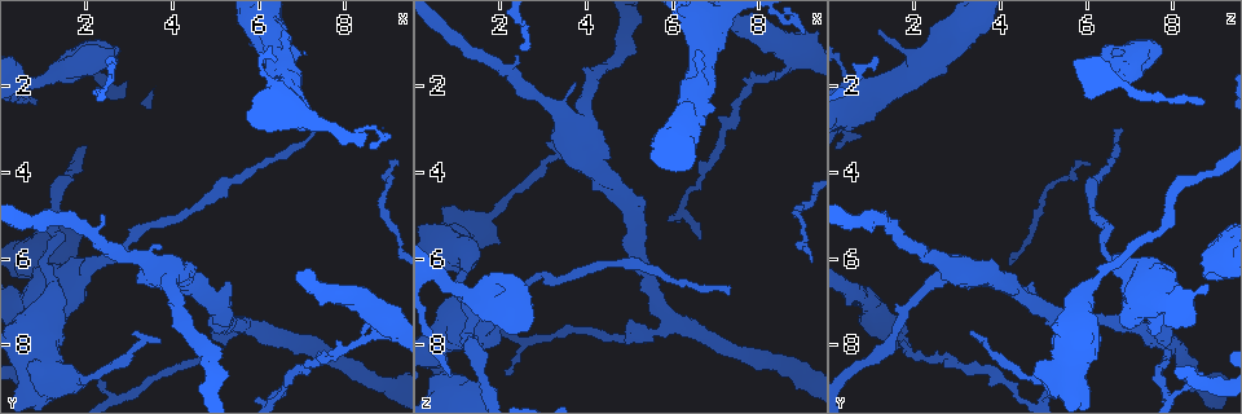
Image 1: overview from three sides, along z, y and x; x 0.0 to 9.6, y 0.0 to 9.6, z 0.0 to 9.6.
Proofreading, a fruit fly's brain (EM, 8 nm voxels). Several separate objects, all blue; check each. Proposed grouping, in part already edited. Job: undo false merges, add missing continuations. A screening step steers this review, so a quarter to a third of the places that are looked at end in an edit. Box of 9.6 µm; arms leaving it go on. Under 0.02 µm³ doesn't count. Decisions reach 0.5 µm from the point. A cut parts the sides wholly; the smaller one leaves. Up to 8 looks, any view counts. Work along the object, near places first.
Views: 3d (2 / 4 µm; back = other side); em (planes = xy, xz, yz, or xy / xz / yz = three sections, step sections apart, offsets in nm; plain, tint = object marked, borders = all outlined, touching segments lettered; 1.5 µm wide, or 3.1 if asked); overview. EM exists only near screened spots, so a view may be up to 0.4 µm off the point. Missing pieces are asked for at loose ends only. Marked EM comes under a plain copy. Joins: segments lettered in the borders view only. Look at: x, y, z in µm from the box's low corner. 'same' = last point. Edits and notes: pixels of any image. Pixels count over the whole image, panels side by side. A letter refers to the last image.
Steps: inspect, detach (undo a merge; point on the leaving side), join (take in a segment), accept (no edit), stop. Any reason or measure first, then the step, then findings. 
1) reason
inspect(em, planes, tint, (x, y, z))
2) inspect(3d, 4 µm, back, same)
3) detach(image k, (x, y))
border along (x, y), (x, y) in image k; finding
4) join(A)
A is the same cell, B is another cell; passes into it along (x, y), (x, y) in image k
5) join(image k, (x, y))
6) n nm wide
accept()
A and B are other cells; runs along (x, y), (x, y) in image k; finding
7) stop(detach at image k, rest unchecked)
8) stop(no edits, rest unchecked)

an open end
inspect(em, yz, step 8, tint, (6.55, 0.70, 1.15))

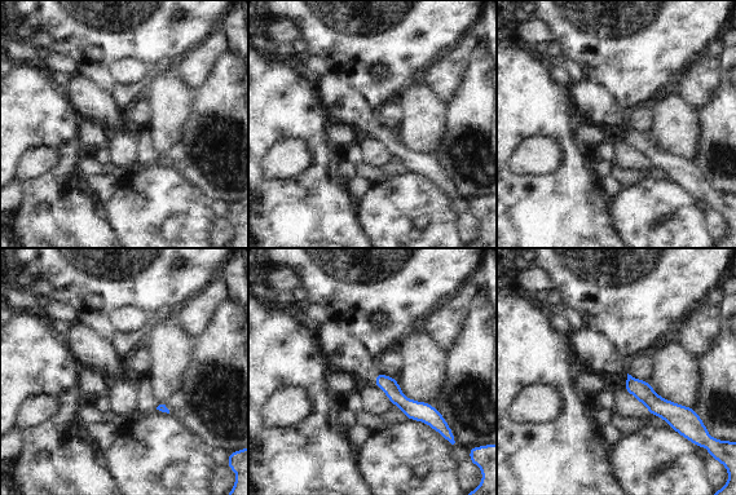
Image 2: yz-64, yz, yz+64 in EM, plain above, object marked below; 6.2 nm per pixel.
inspect(em, yz, step 8, borders, same)

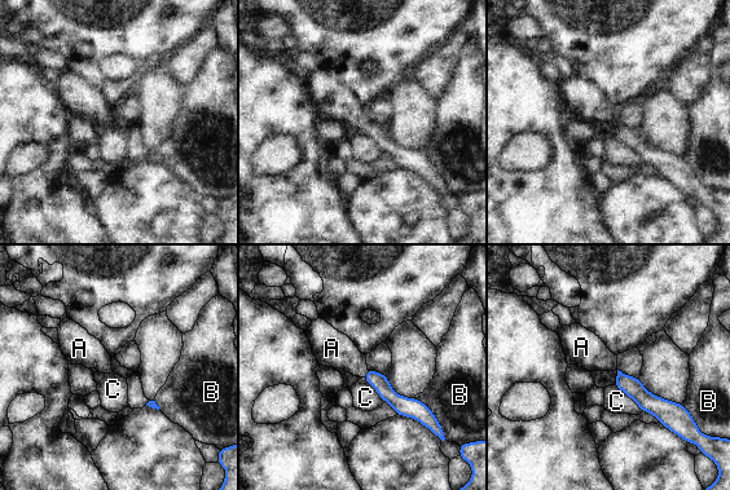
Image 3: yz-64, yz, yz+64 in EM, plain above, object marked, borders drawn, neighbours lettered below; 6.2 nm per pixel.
join(A)
A is the same cell, B and C are other cells; it goes on there

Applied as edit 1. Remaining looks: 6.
narrows sharply
inspect(3d, 2 µm, (0.75, 1.90, 6.40))

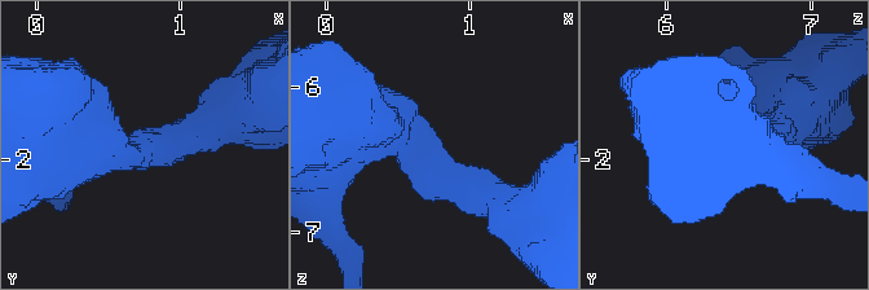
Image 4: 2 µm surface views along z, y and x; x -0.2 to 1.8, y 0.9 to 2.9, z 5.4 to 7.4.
arms of 320, 600 nm
inspect(em, yz, step 8, tint, (0.70, 1.96, 6.46))

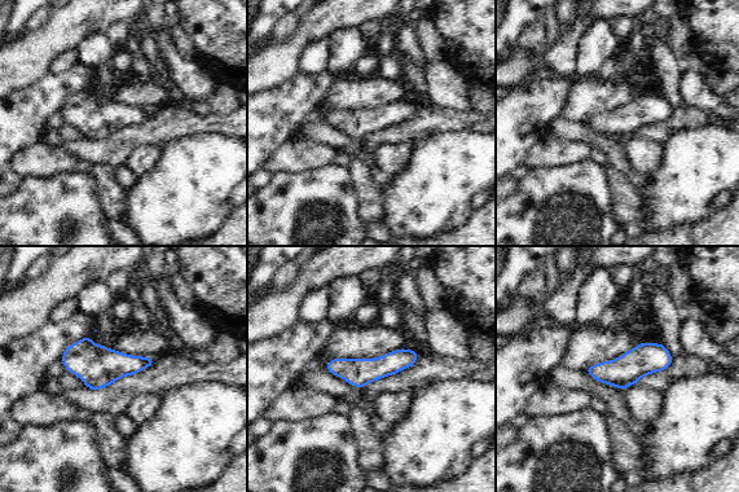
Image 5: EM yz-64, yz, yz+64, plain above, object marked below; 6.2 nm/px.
another direction
inspect(em, planes, borders, same)

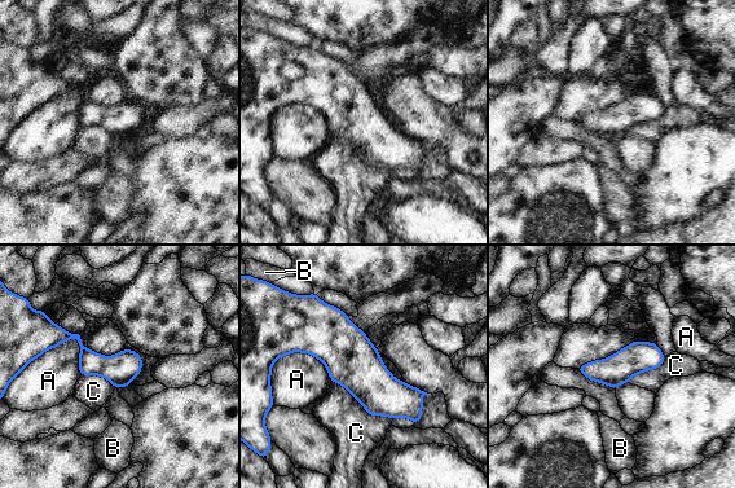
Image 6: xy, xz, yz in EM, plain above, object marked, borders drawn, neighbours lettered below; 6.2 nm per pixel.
accept()
A, B and C are other cells; runs along (291, 342), (331, 342), (418, 416) in image 6; continuous, no second neuron

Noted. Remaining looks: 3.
stop(join at image 3, rest unchecked)

